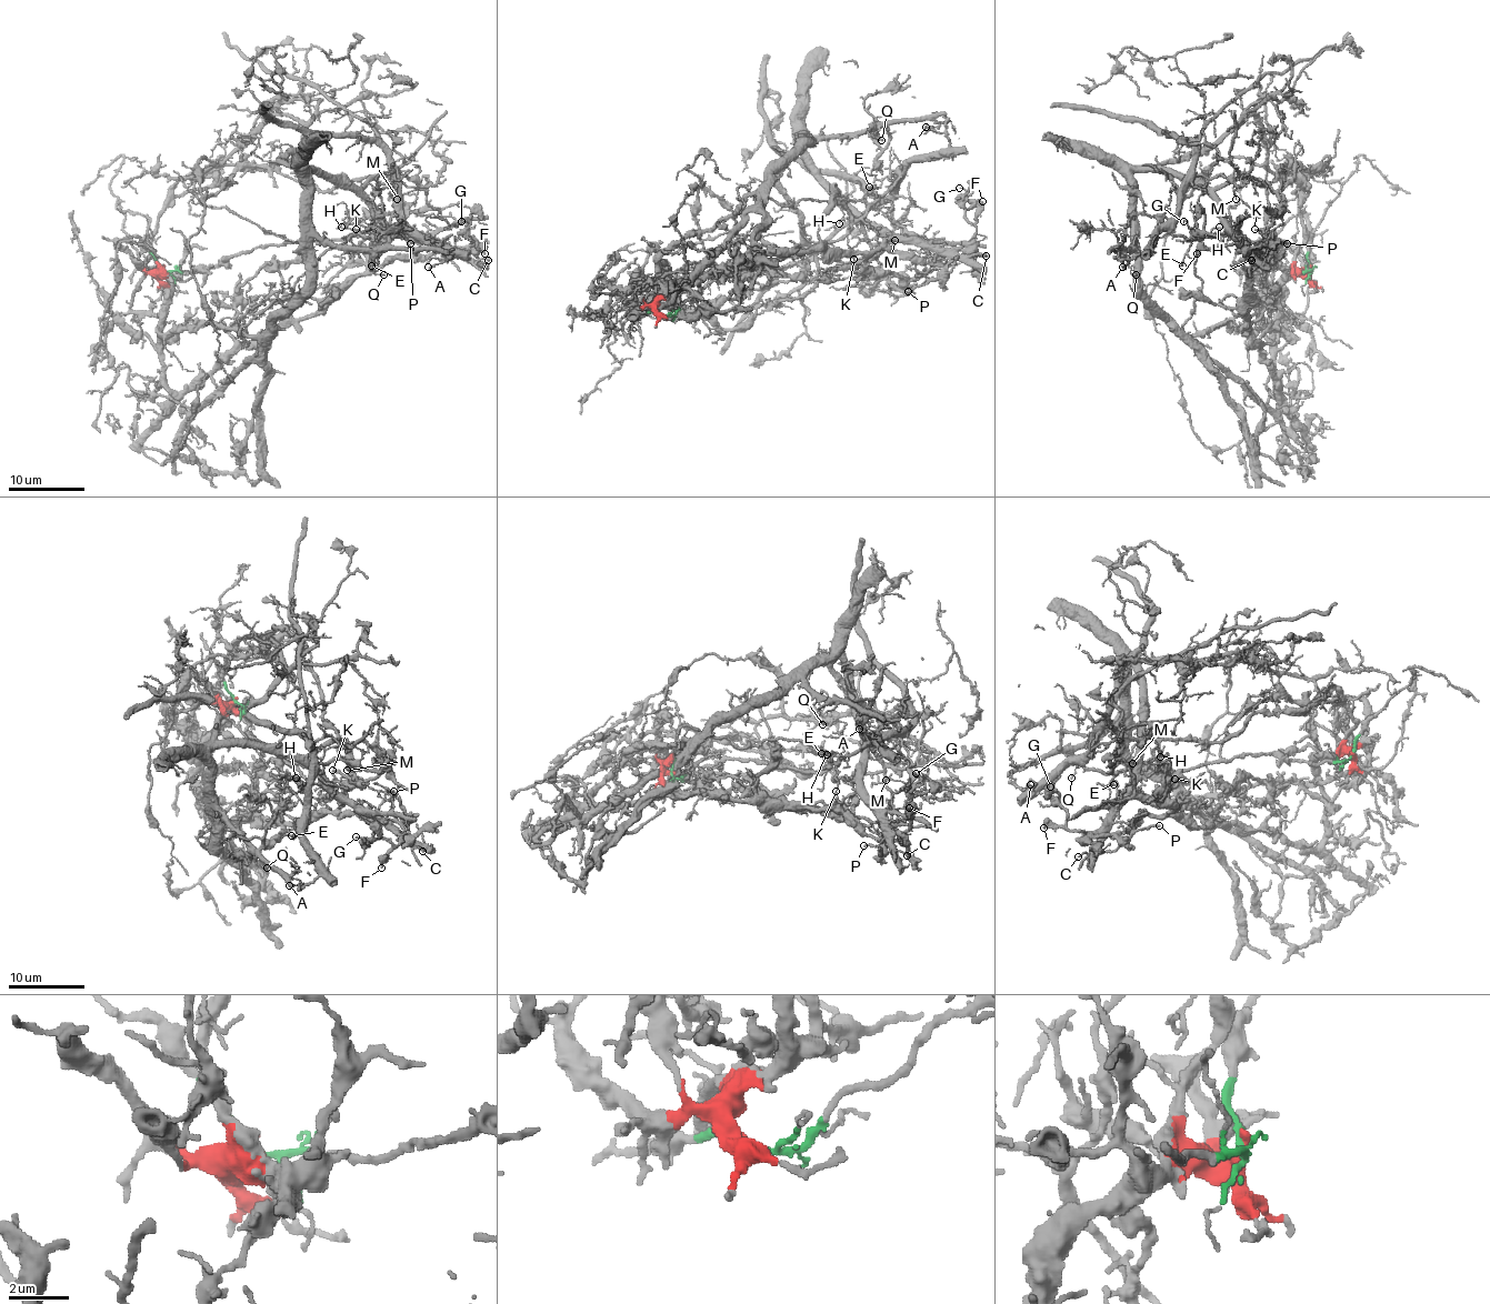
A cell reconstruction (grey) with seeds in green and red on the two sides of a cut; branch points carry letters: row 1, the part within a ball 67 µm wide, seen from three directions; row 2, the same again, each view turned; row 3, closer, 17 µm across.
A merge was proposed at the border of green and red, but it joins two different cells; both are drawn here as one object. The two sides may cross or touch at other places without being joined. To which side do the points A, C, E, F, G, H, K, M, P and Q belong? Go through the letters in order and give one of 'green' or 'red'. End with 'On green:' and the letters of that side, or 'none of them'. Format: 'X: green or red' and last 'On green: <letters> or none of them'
A: green
C: red
E: green
F: red
G: red
H: green
K: red
M: green
P: red
Q: red
On green: A, E, H, M

